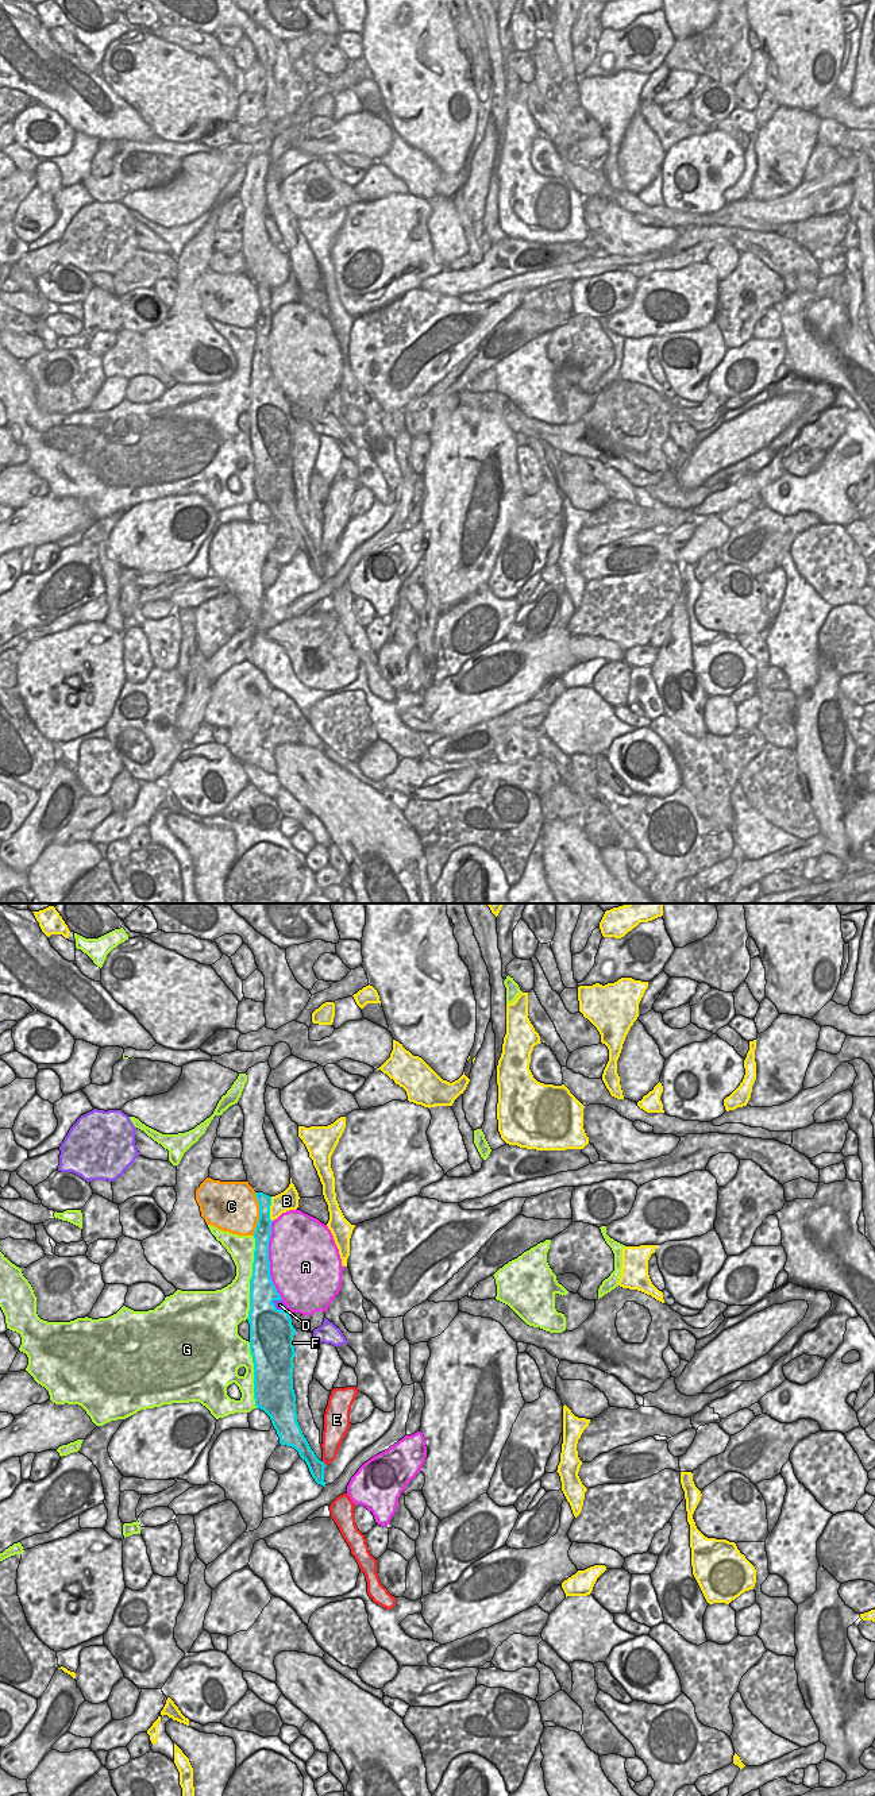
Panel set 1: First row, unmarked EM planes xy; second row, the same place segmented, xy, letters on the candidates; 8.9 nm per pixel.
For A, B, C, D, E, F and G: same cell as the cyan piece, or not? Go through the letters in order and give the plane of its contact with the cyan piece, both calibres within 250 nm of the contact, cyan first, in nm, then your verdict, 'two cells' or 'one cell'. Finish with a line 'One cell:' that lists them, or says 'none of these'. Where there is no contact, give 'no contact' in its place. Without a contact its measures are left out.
A: meets cyan in xy; 220 nm thick on the cyan side, 480 nm on the other; two cells
B: meets cyan in xy; 150 nm thick on the cyan side, 170 nm on the other; two cells
C: meets cyan in xy; 150 nm thick on the cyan side, 440 nm on the other; two cells
D: meets cyan in xy; 400 nm thick on the cyan side, 100 nm on the other; two cells
E: meets cyan in xy; 140 nm thick on the cyan side, 170 nm on the other; two cells
F: meets cyan in xy; 400 nm thick on the cyan side, 20 nm on the other; one cell
G: meets cyan in xy; 240 nm thick on the cyan side, 280 nm on the other; two cells
One cell: F

